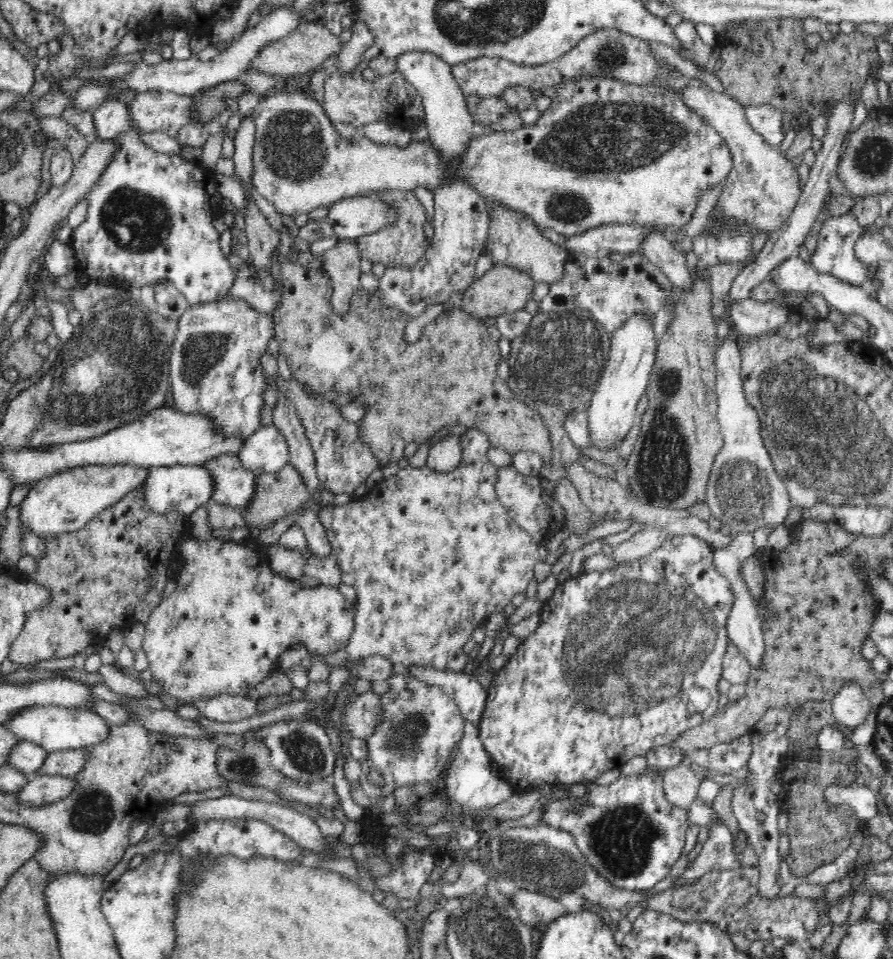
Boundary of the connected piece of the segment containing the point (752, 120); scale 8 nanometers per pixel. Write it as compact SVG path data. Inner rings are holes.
M753 104L743 108L749 125L757 131L770 146L780 146L786 131L783 130L781 110L775 106L765 104Z

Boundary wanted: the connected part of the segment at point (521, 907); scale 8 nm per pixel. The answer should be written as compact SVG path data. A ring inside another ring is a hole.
M525 888L518 896L512 898L511 904L519 913L522 922L529 926L542 921L549 924L568 912L555 898L533 894L530 889Z

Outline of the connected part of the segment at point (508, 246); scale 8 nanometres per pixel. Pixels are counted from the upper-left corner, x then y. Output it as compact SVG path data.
M496 201L490 206L490 224L487 227L483 247L487 247L495 265L519 268L529 272L538 283L548 283L552 286L561 282L565 276L565 267L569 256L567 250L540 233L540 227L528 214L522 214L506 203Z

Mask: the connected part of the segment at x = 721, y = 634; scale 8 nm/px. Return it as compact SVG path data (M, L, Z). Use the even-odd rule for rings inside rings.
M669 535L660 547L644 558L618 563L611 569L586 570L577 576L570 576L564 582L557 582L554 593L546 601L542 601L541 619L537 629L522 641L507 663L495 672L492 684L489 684L488 702L485 702L485 710L478 724L478 736L484 743L484 749L489 752L493 763L498 765L502 778L516 792L525 792L544 784L571 786L574 783L594 782L608 768L620 769L630 759L648 755L656 746L670 745L685 730L700 725L717 711L719 694L716 686L718 682L722 682L723 658L730 645L725 626L728 624L736 595L729 580L716 568L713 552L710 545L696 535Z

